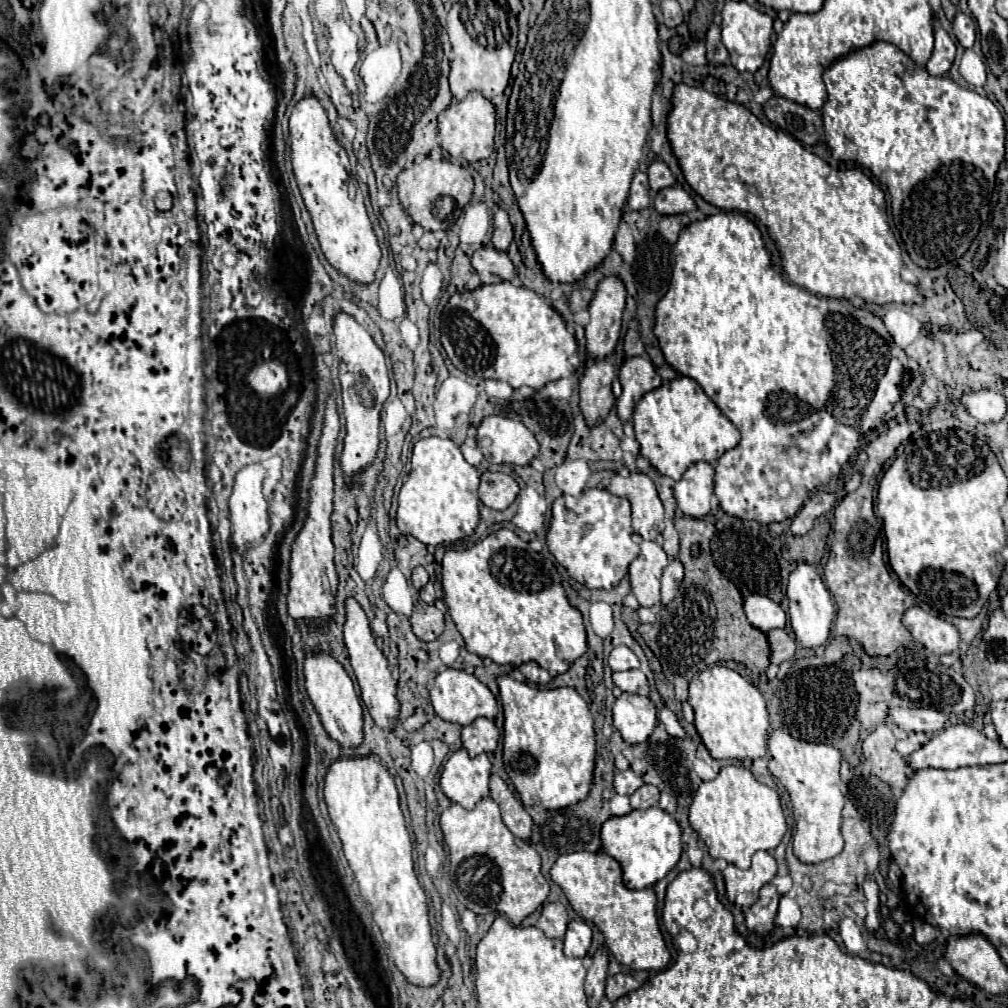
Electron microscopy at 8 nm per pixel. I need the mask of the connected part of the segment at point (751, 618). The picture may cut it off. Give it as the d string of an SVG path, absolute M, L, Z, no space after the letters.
M750 594L744 600L744 612L746 612L748 622L754 628L762 630L762 632L786 626L786 614L784 614L784 610L776 602L772 602L770 598L766 598L766 596Z

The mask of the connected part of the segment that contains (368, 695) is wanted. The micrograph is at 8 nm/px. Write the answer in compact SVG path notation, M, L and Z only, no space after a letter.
M350 596L346 598L346 622L344 622L344 642L350 654L350 664L354 668L354 674L358 678L360 690L362 690L362 700L368 708L368 712L372 714L372 718L376 720L376 724L382 730L392 730L396 726L396 716L398 716L398 700L396 700L396 682L392 678L388 660L384 656L384 652L380 650L376 638L372 636L372 630L368 626L368 618L364 614L364 610L360 608L360 604Z

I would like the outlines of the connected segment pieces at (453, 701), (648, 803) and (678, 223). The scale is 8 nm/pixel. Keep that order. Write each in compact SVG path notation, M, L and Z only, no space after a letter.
M446 668L444 672L440 672L434 680L434 688L430 692L430 700L434 706L434 712L446 720L446 722L456 722L460 726L466 726L470 722L474 722L476 718L484 716L484 718L494 718L498 712L496 706L496 698L494 694L488 690L486 684L482 684L480 680L476 680L474 674L466 674L464 670L454 670L454 668Z
M642 784L632 796L630 796L630 806L634 810L646 810L646 808L652 808L652 806L658 806L658 798L660 798L660 792L656 786L652 784Z
M680 214L680 216L660 216L660 222L658 222L658 230L660 234L670 242L670 244L676 244L678 240L678 234L680 230L688 224L688 216L686 214Z

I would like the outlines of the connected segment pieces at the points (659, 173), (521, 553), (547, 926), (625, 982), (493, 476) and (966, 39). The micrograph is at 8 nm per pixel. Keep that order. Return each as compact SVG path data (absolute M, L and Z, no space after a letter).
M656 160L656 162L650 164L648 178L650 178L650 188L652 188L654 192L658 192L658 190L662 190L662 188L670 188L670 186L676 184L672 172L670 172L668 166L666 166L664 162L660 162L660 160Z
M508 528L492 532L470 550L448 550L442 558L442 588L450 618L462 634L466 650L480 658L492 658L496 664L512 666L534 660L554 676L566 672L588 648L582 614L570 606L554 562L534 552L528 542Z
M546 902L536 924L548 938L564 938L568 926L568 912L560 902Z
M616 974L616 976L610 976L606 980L606 998L610 1002L616 1002L620 996L628 994L630 990L636 990L638 986L642 986L640 980L636 980L634 976L630 974Z
M484 472L480 478L480 500L494 510L506 510L518 496L518 482L504 472Z
M958 12L954 22L952 22L952 32L954 32L954 36L958 38L958 42L964 48L972 48L974 38L976 38L976 24L974 24L974 20L970 16Z

